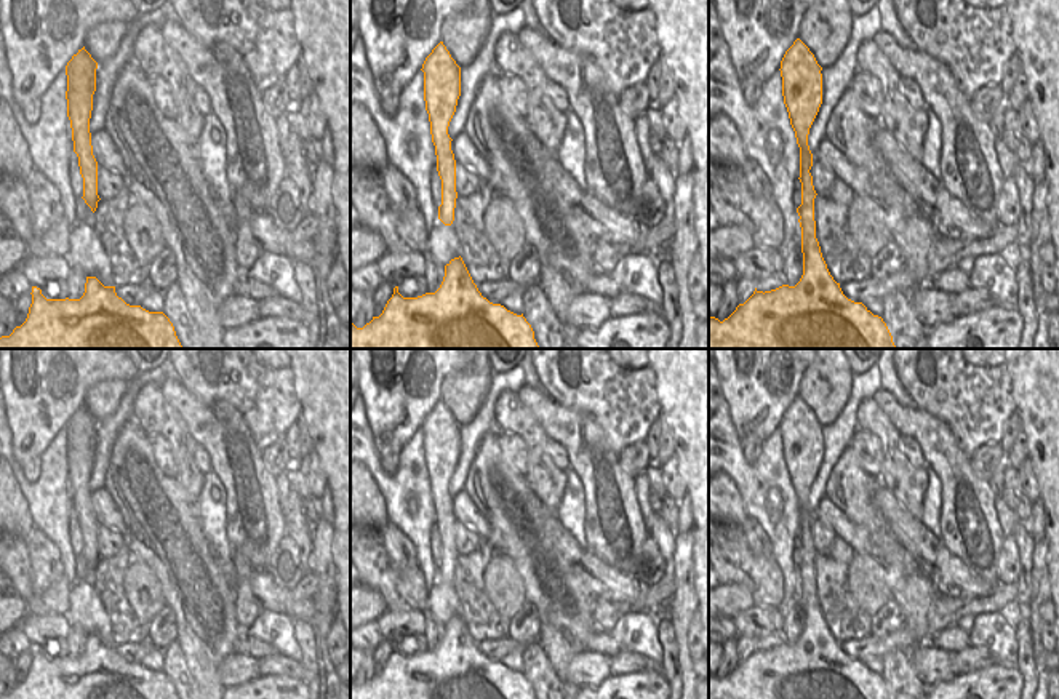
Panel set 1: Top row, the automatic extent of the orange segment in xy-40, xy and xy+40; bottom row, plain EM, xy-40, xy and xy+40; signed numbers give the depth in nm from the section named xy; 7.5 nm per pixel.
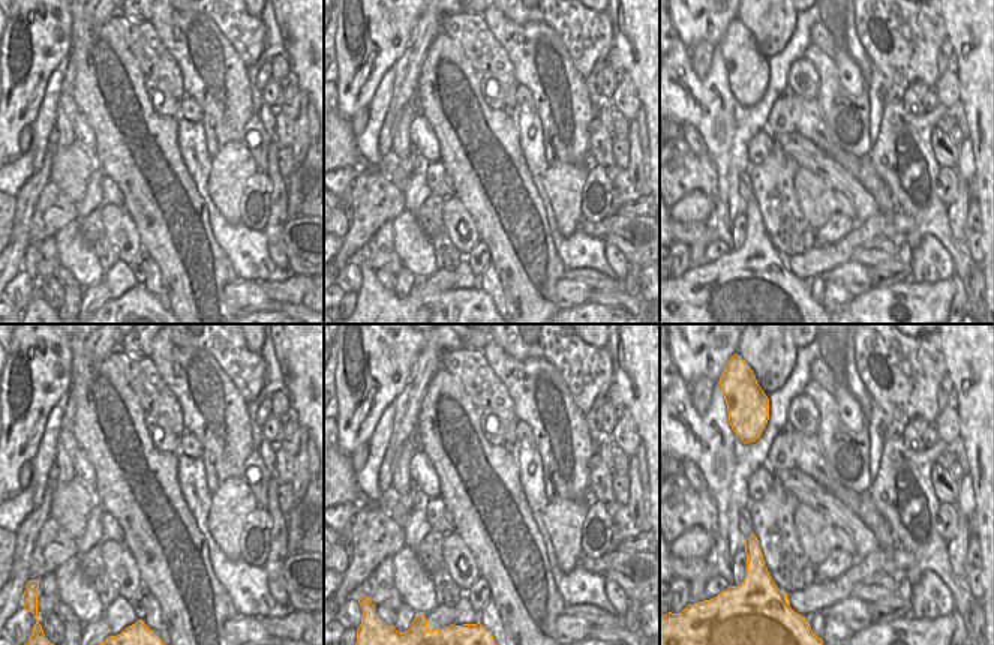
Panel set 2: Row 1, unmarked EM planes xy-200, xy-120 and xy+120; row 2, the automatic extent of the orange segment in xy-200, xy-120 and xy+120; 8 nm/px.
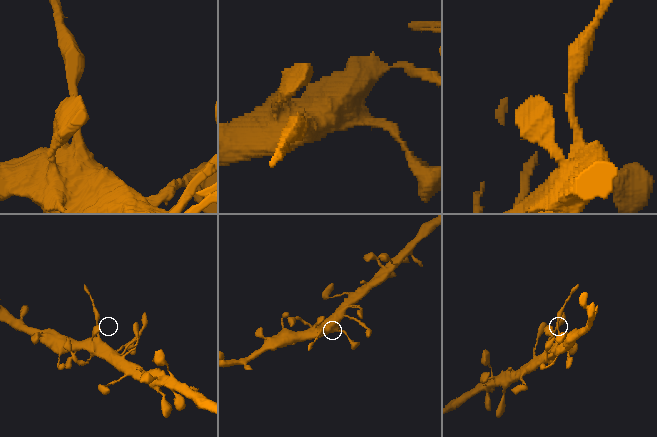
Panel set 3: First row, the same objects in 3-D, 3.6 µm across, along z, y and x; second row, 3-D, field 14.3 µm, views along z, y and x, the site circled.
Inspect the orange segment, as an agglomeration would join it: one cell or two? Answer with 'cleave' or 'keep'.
cleave

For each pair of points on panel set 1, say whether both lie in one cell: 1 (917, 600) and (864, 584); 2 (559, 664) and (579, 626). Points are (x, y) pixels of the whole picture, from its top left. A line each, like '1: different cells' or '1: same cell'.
1: different cells
2: same cell

